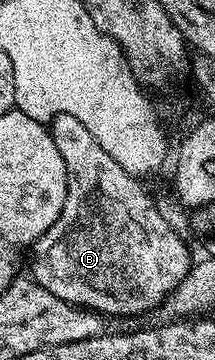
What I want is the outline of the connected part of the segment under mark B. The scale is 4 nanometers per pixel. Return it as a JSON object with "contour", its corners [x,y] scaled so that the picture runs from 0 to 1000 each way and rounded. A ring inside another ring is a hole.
{"contour":[[[274,314],[242,328],[242,336],[237,367],[256,386],[256,408],[274,408],[274,431],[293,431],[293,453],[312,453],[312,553],[293,564],[293,586],[274,586],[274,608],[256,608],[256,619],[237,619],[237,631],[219,631],[209,650],[144,686],[153,728],[140,731],[130,756],[144,761],[149,778],[181,786],[181,797],[237,808],[237,819],[274,819],[274,831],[335,847],[386,847],[405,858],[433,858],[447,869],[484,869],[526,886],[628,869],[679,867],[674,872],[688,872],[763,836],[777,817],[814,808],[814,797],[874,764],[888,744],[870,686],[879,681],[795,631],[777,631],[753,600],[726,586],[716,550],[656,517],[670,511],[614,481],[572,475],[572,464],[553,464],[553,453],[535,453],[535,442],[516,442],[516,431],[498,431],[498,419],[479,419],[479,408],[460,408],[460,397],[442,397],[442,386],[423,386],[423,364],[405,364],[405,353],[386,353],[386,342],[367,342],[367,331],[349,331],[349,319]]]}

